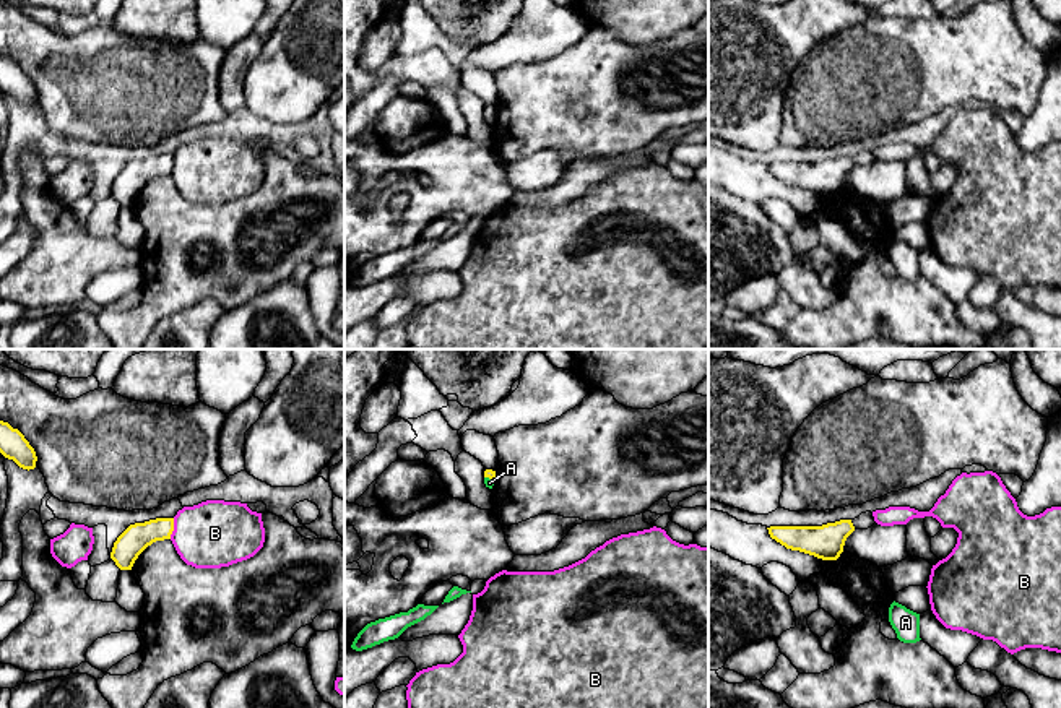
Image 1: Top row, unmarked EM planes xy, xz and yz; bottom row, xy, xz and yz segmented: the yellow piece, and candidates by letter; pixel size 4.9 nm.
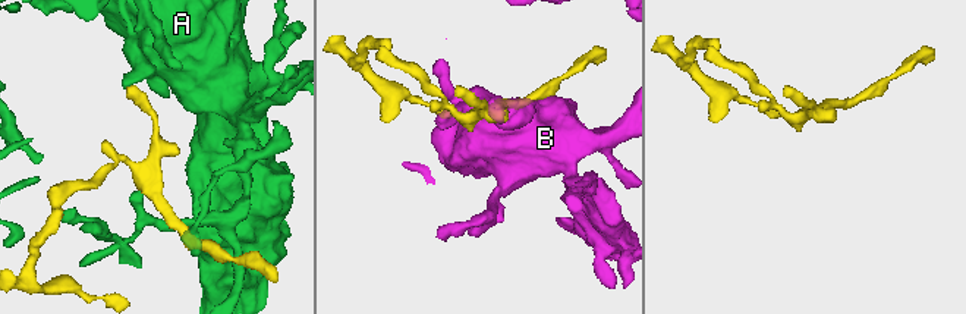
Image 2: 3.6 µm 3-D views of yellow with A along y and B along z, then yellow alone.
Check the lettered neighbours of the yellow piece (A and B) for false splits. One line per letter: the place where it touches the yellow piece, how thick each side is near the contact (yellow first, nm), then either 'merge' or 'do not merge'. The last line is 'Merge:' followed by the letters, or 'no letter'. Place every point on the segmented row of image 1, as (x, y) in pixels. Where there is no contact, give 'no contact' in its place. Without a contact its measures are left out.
A: xz (489, 478) | 50/50 nm | merge
B: xy (173, 528) | 140/340 nm | do not merge
Merge: A

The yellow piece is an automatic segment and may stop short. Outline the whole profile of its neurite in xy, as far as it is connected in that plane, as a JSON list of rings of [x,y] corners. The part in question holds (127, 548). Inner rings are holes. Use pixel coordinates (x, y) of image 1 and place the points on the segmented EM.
[[[174,518],[130,525],[114,542],[110,559],[120,570],[132,570],[138,555],[153,542],[171,539]]]

